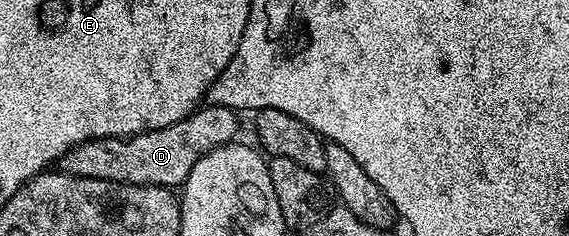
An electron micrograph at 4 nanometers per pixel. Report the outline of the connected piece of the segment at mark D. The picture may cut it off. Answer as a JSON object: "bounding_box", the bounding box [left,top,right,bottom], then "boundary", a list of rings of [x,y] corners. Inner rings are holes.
{"bounding_box":[59,104,238,189],"boundary":[[[218,104],[201,106],[186,120],[175,122],[163,130],[111,140],[88,140],[82,144],[76,144],[72,150],[61,157],[59,164],[64,171],[70,172],[73,176],[99,178],[108,180],[111,184],[157,184],[160,188],[172,189],[173,184],[184,185],[186,178],[191,174],[191,166],[195,166],[199,158],[203,158],[205,154],[219,146],[234,143],[238,139],[237,116],[238,113],[234,109],[224,108]]]}

